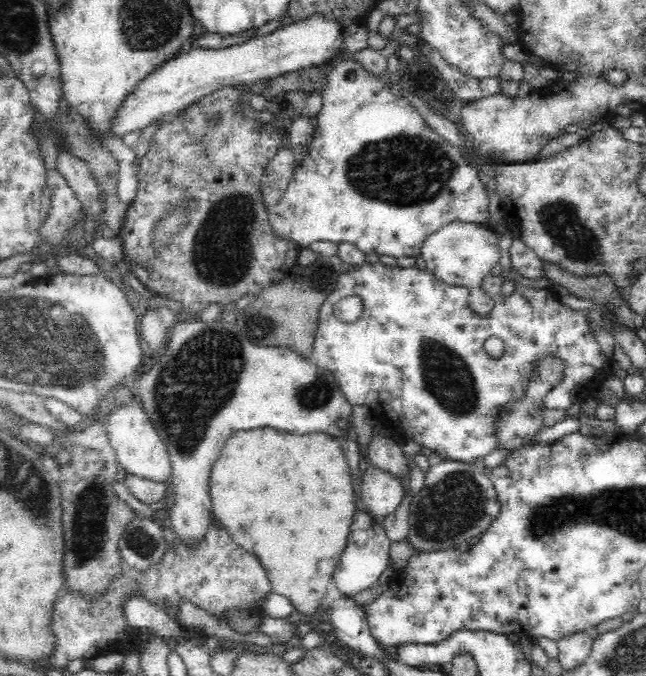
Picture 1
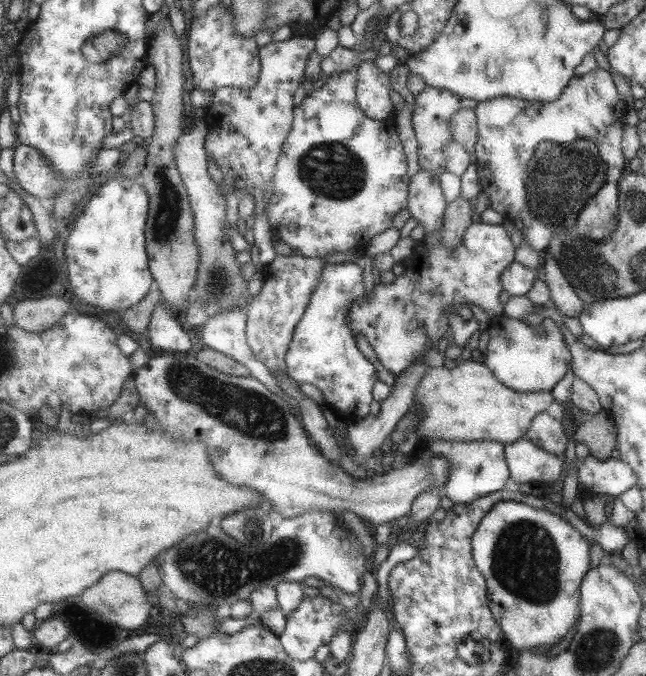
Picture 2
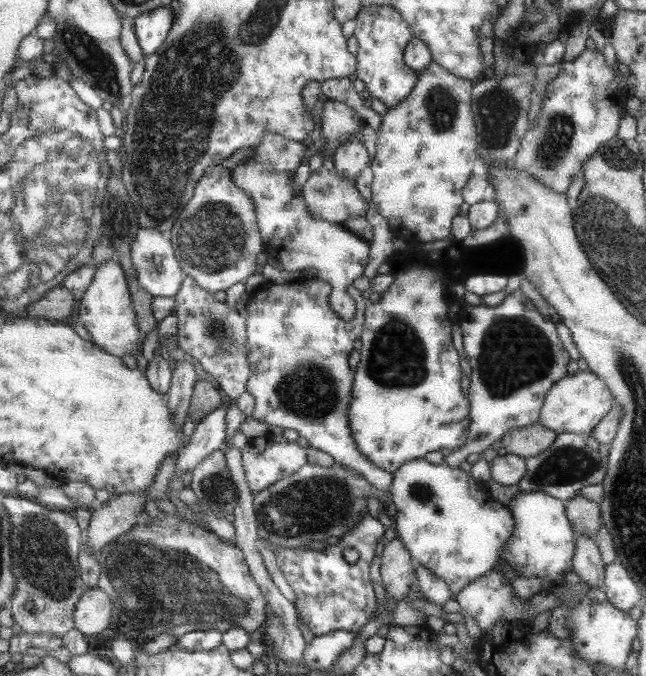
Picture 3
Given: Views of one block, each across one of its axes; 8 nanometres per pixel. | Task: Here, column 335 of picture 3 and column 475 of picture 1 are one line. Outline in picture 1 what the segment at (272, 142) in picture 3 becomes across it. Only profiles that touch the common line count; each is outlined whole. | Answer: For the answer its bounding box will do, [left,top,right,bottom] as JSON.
[421,222,500,318]

